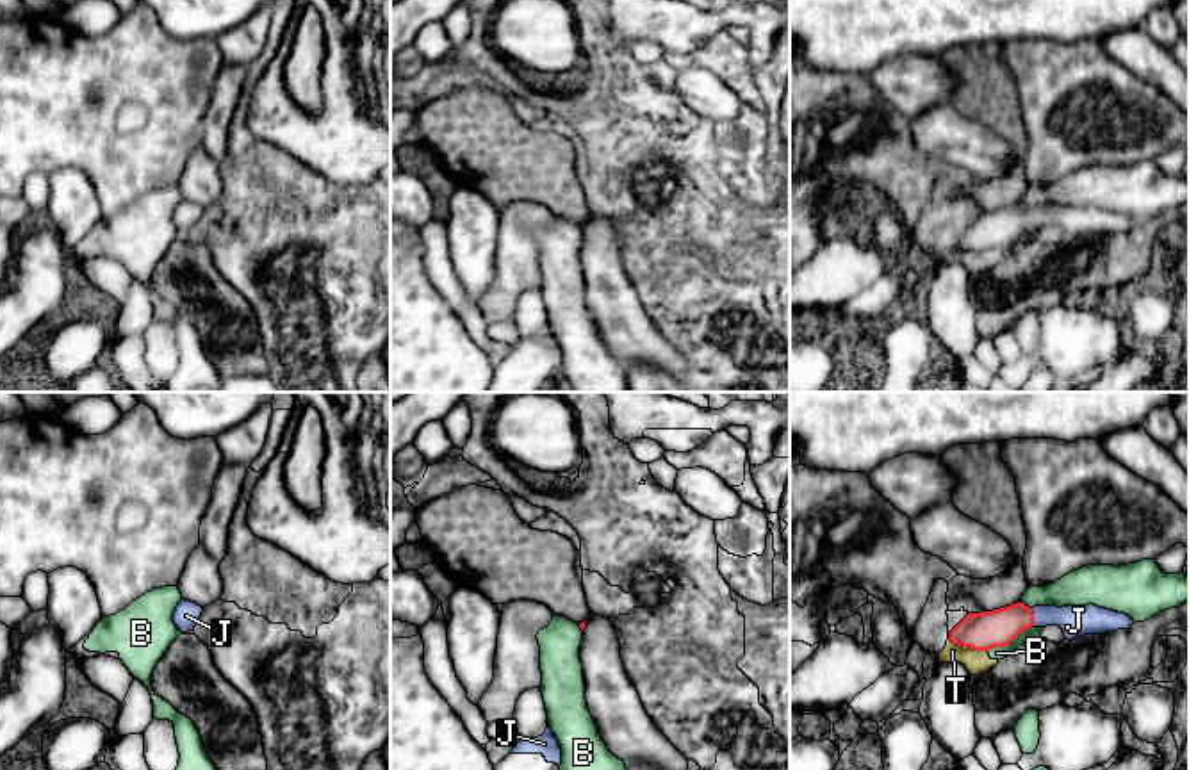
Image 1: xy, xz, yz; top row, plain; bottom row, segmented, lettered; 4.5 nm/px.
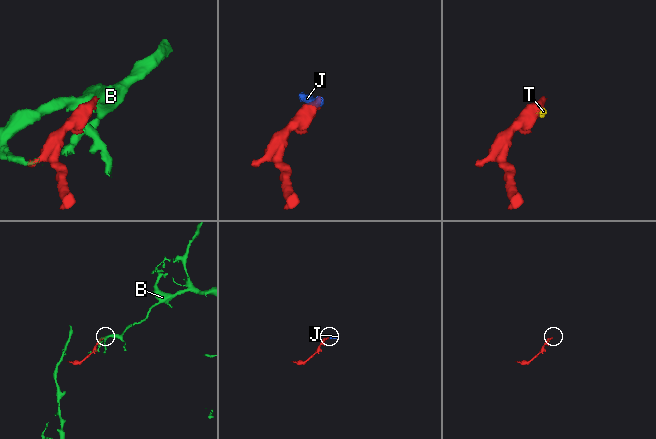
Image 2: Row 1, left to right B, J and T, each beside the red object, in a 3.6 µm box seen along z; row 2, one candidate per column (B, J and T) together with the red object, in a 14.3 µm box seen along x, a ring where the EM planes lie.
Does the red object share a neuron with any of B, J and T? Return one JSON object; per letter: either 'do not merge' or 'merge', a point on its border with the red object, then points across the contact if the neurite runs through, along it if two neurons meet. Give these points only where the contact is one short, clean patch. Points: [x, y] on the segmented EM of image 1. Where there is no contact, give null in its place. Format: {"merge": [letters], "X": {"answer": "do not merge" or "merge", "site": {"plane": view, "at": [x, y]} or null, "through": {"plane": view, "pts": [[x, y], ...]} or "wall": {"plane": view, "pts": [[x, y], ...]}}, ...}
{"merge": ["J"], "B": {"answer": "do not merge", "site": {"plane": "yz", "at": [1008, 644]}, "wall": {"plane": "yz", "pts": [[1029, 628], [1008, 644], [993, 646], [988, 651]]}}, "J": {"answer": "merge", "site": {"plane": "yz", "at": [1033, 619]}, "through": {"plane": "yz", "pts": [[981, 631], [1013, 619], [1033, 619], [1068, 617], [1075, 621]]}}, "T": {"answer": "do not merge", "site": {"plane": "yz", "at": [968, 646]}, "wall": {"plane": "yz", "pts": [[949, 638], [986, 651]]}}}

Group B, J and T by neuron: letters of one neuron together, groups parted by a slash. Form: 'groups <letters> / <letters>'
groups B T / J

